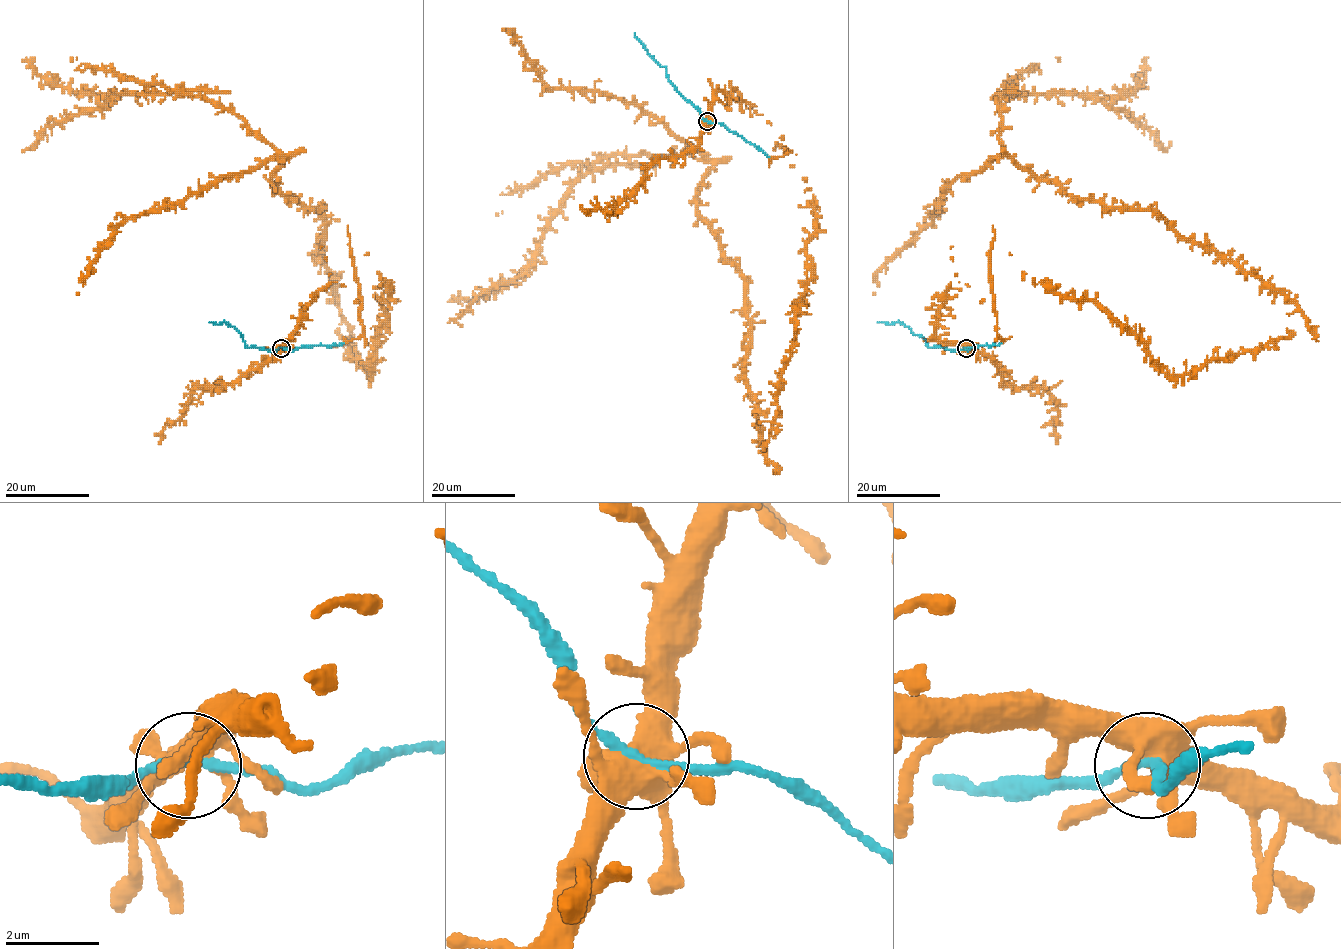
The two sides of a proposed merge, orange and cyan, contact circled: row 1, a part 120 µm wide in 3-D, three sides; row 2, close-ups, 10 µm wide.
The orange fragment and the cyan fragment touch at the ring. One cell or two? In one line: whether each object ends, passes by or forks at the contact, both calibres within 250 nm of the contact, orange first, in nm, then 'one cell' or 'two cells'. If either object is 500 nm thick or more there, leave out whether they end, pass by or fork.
orange forks; cyan passes by; calibres 480 and 190 nm; one cell

